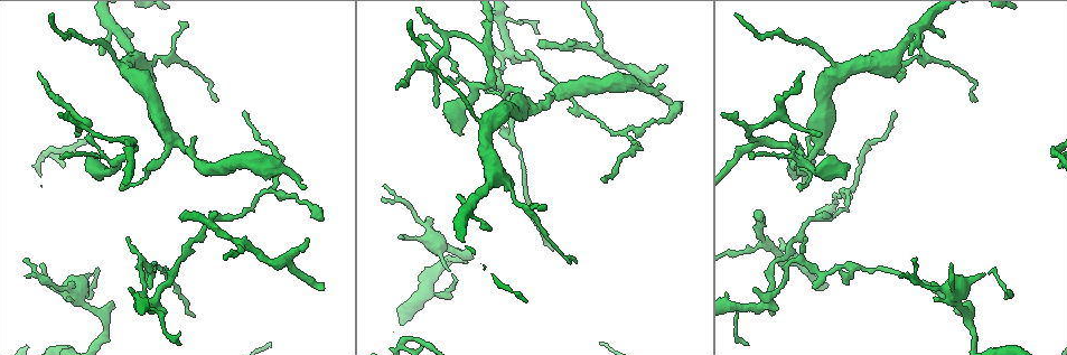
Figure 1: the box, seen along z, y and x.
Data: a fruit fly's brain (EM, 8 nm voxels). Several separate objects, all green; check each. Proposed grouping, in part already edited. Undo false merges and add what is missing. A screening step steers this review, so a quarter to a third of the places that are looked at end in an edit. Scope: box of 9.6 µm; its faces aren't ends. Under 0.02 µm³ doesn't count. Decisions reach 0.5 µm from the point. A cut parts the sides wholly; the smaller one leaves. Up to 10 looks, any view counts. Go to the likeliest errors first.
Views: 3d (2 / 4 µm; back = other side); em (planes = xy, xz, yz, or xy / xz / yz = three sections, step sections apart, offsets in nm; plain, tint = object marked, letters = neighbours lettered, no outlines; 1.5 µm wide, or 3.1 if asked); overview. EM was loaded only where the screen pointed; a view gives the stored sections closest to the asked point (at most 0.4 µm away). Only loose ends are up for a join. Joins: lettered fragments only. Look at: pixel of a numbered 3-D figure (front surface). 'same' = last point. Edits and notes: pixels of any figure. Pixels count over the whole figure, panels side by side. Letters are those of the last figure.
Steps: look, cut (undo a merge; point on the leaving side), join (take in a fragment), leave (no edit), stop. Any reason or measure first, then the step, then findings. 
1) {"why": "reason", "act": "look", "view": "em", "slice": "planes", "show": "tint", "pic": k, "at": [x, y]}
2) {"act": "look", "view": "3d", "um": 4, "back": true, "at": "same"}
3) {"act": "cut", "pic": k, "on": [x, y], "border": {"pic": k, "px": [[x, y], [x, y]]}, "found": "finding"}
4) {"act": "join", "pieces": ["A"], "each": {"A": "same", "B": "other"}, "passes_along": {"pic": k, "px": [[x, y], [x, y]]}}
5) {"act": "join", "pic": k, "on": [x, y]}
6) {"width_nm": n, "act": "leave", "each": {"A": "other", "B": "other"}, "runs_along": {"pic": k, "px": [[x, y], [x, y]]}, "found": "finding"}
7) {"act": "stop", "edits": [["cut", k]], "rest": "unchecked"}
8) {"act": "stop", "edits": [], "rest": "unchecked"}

{"why": "tapers out", "act": "look", "view": "3d", "um": 4, "back": true, "pic": 1, "at": [490, 231]}

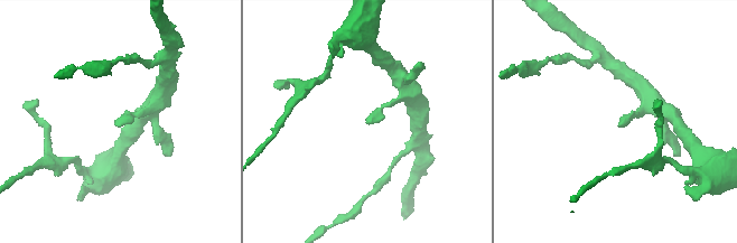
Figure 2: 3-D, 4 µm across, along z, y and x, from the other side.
{"why": "now the EM", "act": "look", "view": "em", "slice": "xy", "step": 8, "show": "letters", "pic": 2, "at": [618, 124]}

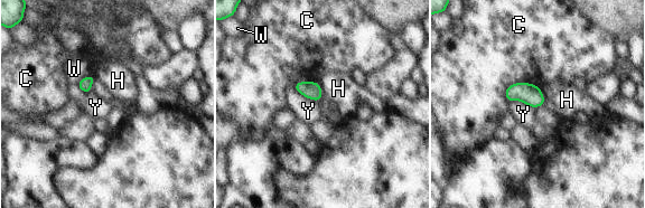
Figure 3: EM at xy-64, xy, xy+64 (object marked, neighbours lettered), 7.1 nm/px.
{"why": "cut it another way", "act": "look", "view": "em", "slice": "xz", "step": 4, "show": "letters", "at": "same"}

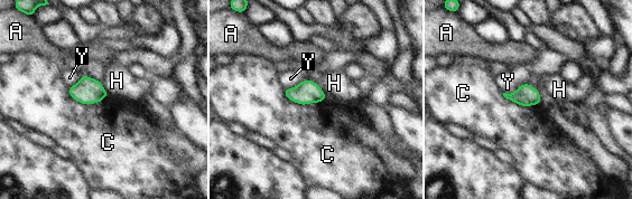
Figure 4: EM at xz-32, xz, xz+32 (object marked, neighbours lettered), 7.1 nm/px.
{"act": "leave", "each": {"A": "other", "C": "other", "H": "other", "Y": "other"}, "border": {"pic": 4, "px": [[282, 89], [299, 104], [327, 97]]}, "found": "no lettered fragment goes on from it"}

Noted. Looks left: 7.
{"why": "tapers out", "act": "look", "view": "em", "slice": "planes", "show": "letters", "pic": 1, "at": [806, 236]}

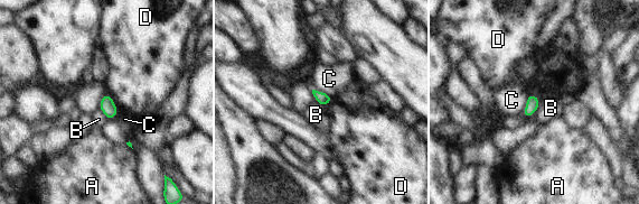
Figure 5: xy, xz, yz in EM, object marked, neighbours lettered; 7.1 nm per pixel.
{"act": "leave", "each": {"A": "other", "B": "other", "C": "other", "D": "other"}, "border": {"pic": 5, "px": [[106, 92], [115, 103]]}, "found": "no lettered fragment goes on from it"}

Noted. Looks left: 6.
{"why": "sudden change in width", "act": "look", "view": "em", "slice": "planes", "show": "plain", "pic": 1, "at": [634, 84]}

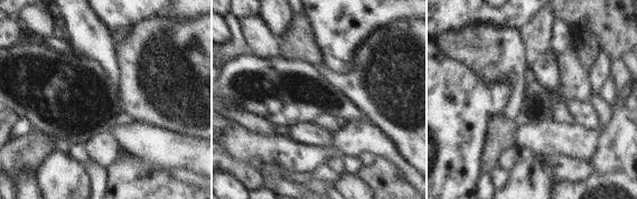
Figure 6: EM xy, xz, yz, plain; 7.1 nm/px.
{"act": "look", "view": "em", "slice": "planes", "show": "tint", "at": "same"}

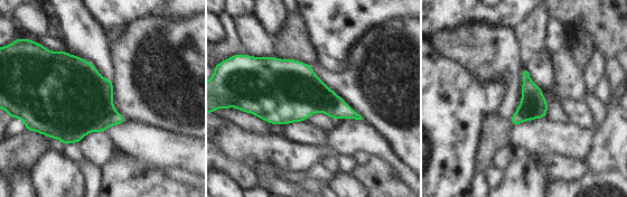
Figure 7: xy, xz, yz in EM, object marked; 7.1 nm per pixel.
{"why": "see the neighbours", "act": "look", "view": "em", "slice": "planes", "show": "letters", "at": "same"}

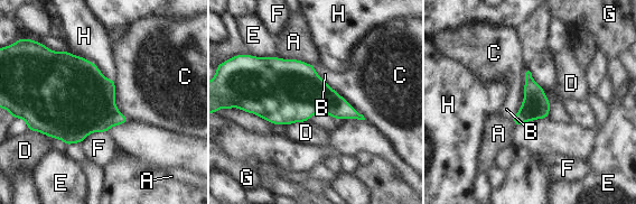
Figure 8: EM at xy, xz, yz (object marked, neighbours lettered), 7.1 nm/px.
{"width_nm": 190, "act": "leave", "each": {"A": "other", "B": "other", "C": "other", "D": "other", "E": "other", "F": "other", "G": "other", "H": "other"}, "border": {"pic": 8, "px": [[527, 70], [524, 98], [513, 117]]}, "found": "all the same neuron"}

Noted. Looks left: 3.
{"why": "abrupt turn", "act": "look", "view": "3d", "um": 4, "pic": 1, "at": [747, 133]}

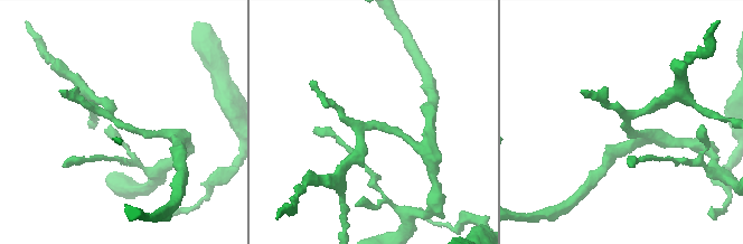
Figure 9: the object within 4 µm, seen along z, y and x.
{"act": "look", "view": "em", "slice": "xz", "step": 4, "show": "tint", "pic": 9, "at": [371, 125]}

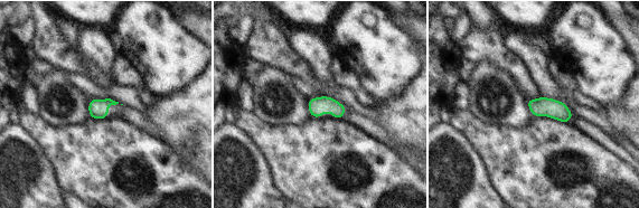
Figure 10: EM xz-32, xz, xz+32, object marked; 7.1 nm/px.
{"act": "look", "view": "em", "slice": "xy", "step": 8, "show": "letters", "at": "same"}

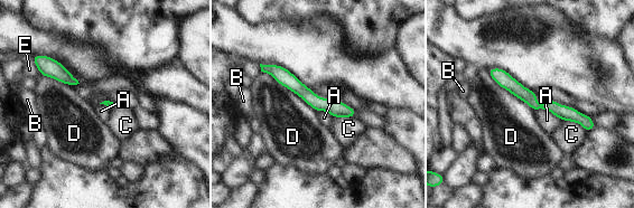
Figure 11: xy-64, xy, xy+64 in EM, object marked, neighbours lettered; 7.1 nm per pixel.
{"width_nm": 50, "longest_contact_nm": ["D", 500], "act": "leave", "each": {"A": "other", "B": "other", "C": "other", "D": "other", "E": "other"}, "found": "one neuron here"}

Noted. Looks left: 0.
{"act": "stop", "edits": [], "rest": "unchecked"}

